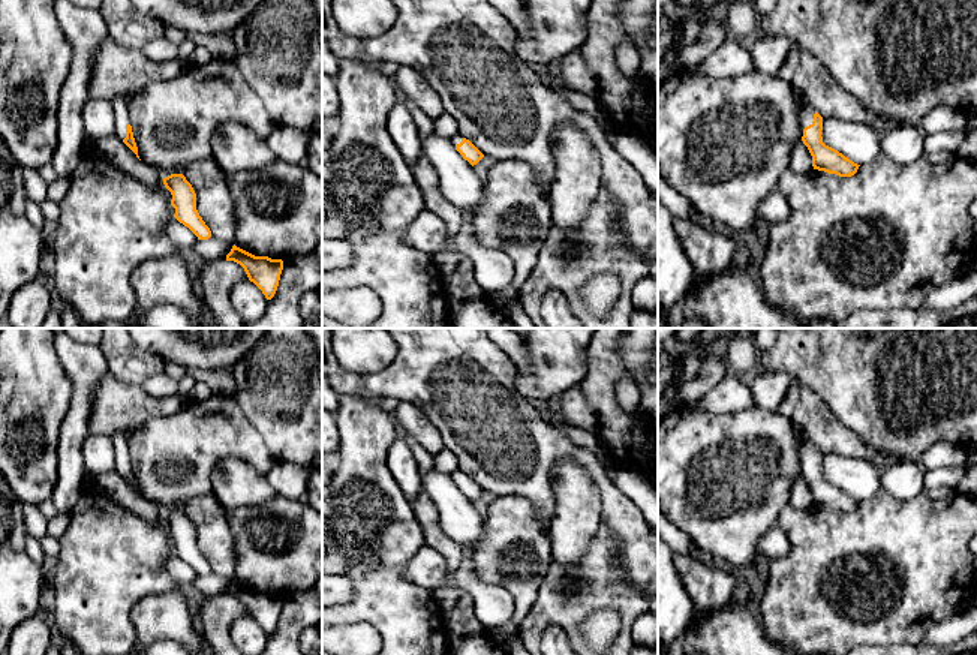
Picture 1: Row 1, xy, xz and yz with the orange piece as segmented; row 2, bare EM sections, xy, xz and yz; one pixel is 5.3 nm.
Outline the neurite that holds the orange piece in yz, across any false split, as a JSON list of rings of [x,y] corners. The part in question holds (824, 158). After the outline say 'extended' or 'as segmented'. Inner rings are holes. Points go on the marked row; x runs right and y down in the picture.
[[[805,100],[799,103],[799,115],[802,121],[802,141],[812,156],[814,169],[839,177],[854,175],[860,165],[823,142],[823,117]]]; extended

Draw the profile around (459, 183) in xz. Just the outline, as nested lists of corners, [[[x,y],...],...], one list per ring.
[[[432,132],[421,139],[421,147],[439,174],[442,195],[460,208],[466,217],[471,217],[483,201],[484,181],[456,150],[451,139]]]

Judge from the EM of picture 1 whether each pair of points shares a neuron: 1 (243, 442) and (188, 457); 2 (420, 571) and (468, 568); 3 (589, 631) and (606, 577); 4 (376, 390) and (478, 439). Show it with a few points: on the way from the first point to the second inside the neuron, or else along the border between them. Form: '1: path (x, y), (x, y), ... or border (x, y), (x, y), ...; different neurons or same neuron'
1: path (230, 442), (201, 444); same neuron
2: path (432, 571), (439, 576), (456, 576); same neuron
3: border (618, 609), (592, 612), (580, 624), (580, 637); different neurons
4: path (402, 388), (427, 388), (453, 414); same neuron

